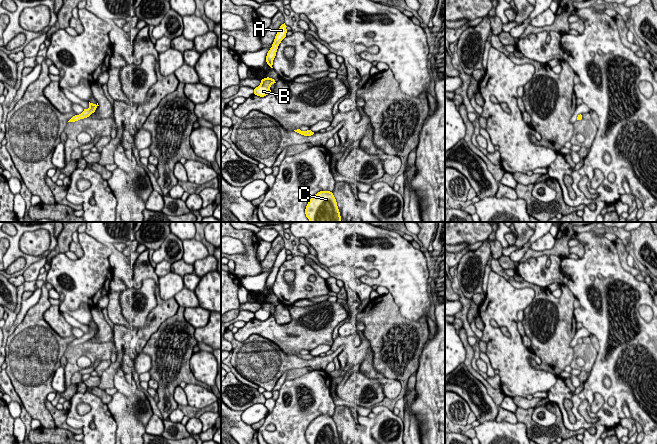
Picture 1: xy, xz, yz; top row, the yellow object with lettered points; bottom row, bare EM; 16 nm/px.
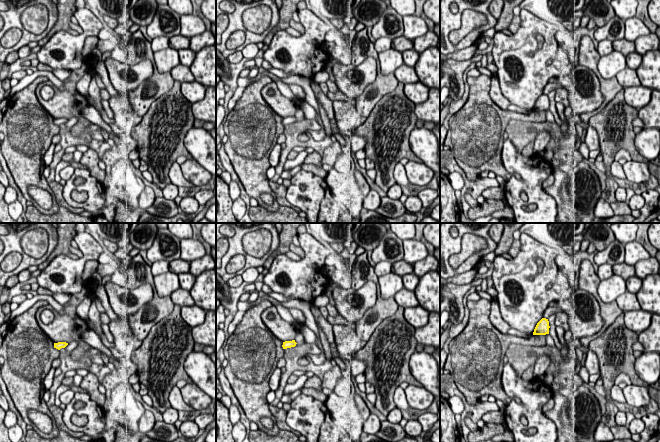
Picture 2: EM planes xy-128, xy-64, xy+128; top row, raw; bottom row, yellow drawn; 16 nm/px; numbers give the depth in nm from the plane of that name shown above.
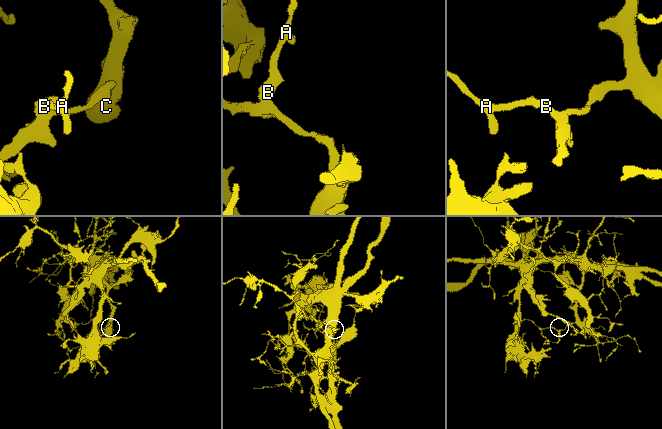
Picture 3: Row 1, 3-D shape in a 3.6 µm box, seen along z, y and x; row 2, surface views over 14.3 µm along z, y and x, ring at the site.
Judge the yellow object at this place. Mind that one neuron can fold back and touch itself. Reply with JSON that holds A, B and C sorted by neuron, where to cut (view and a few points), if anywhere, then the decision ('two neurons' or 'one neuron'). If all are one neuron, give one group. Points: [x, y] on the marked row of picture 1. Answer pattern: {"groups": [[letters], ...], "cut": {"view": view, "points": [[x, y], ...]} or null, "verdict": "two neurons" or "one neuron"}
{"groups": [["A", "B"], ["C"]], "cut": {"view": "xy", "points": [[78, 115], [79, 119]]}, "verdict": "two neurons"}

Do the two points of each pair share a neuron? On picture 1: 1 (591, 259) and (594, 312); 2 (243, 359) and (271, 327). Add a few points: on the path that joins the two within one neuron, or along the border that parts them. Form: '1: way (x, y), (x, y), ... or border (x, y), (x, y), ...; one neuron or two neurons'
1: way (585, 272), (585, 293), (587, 299); one neuron
2: border (239, 341), (258, 334), (282, 350); two neurons

